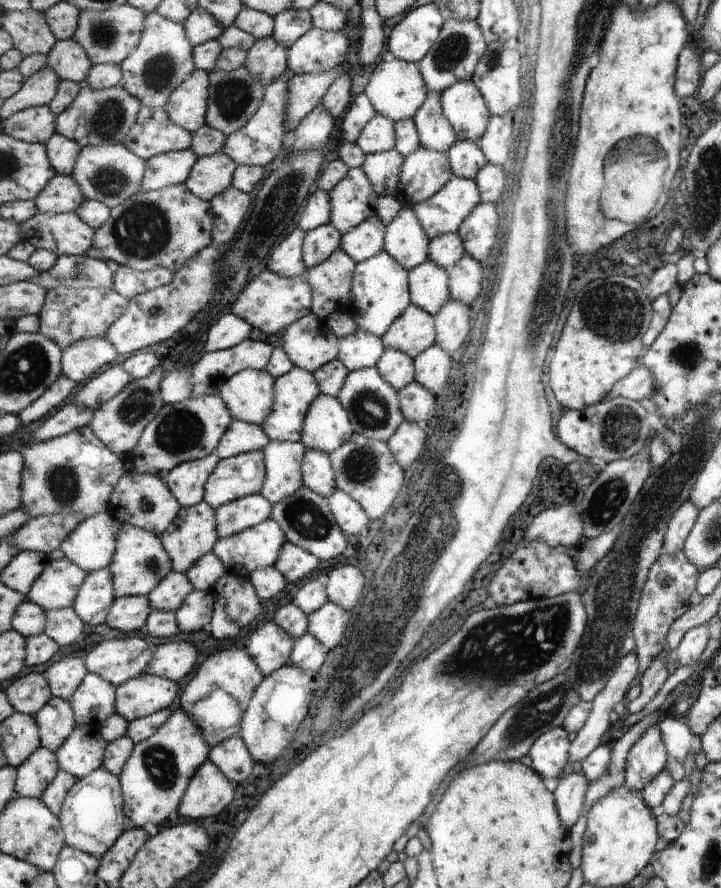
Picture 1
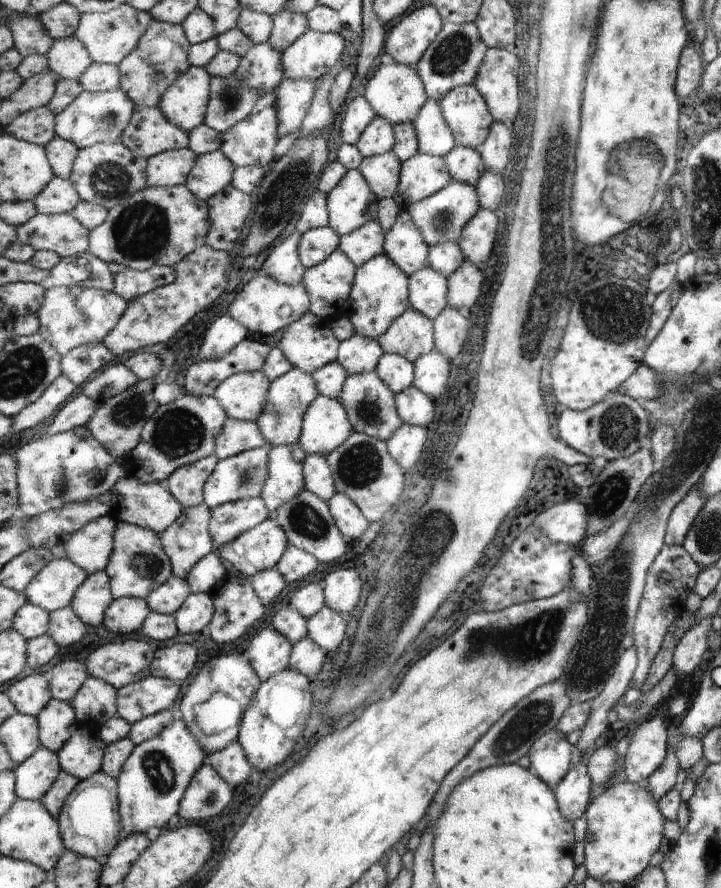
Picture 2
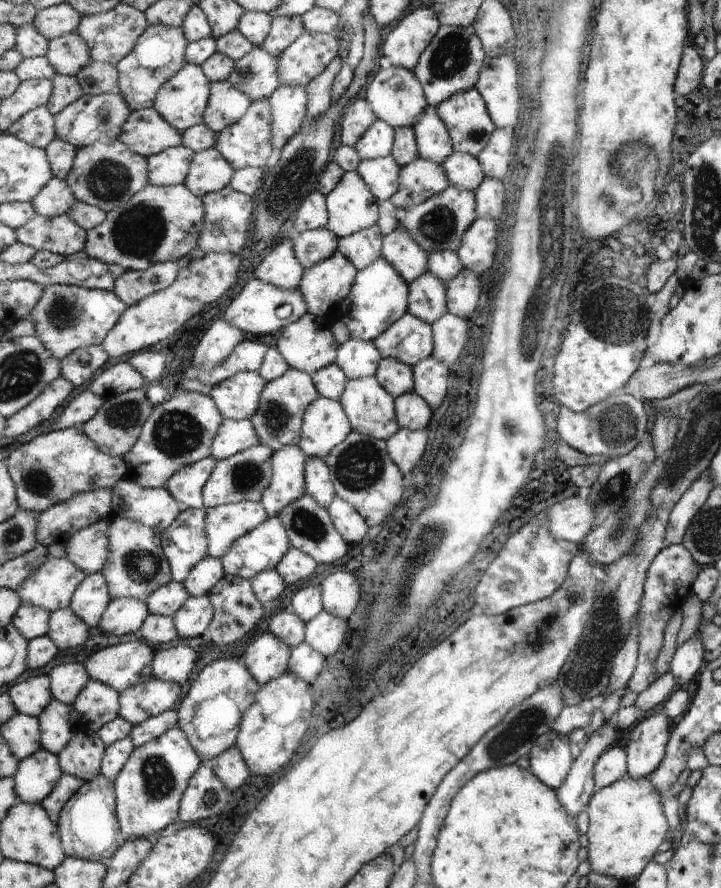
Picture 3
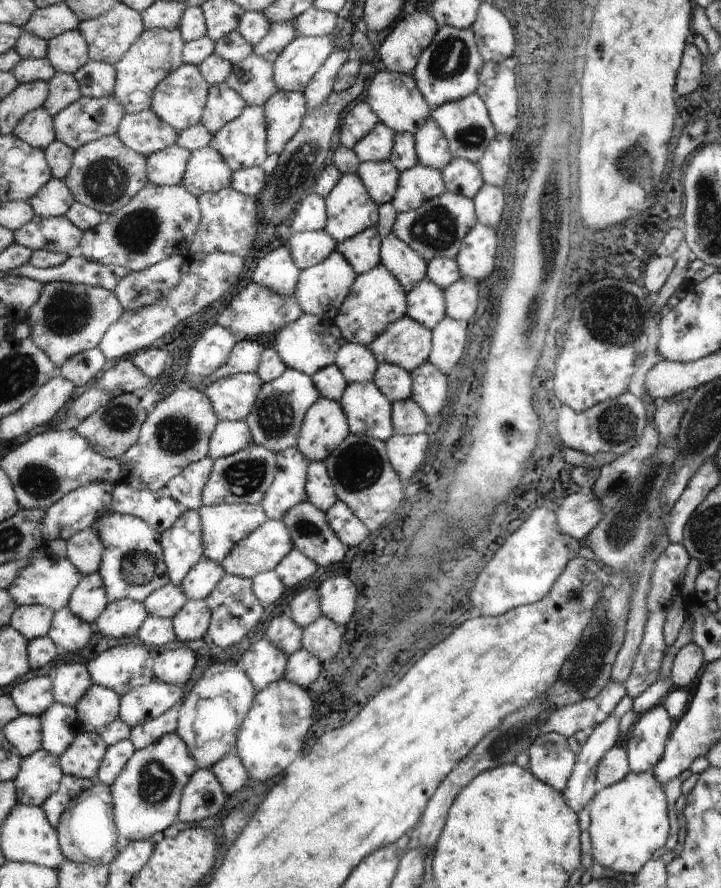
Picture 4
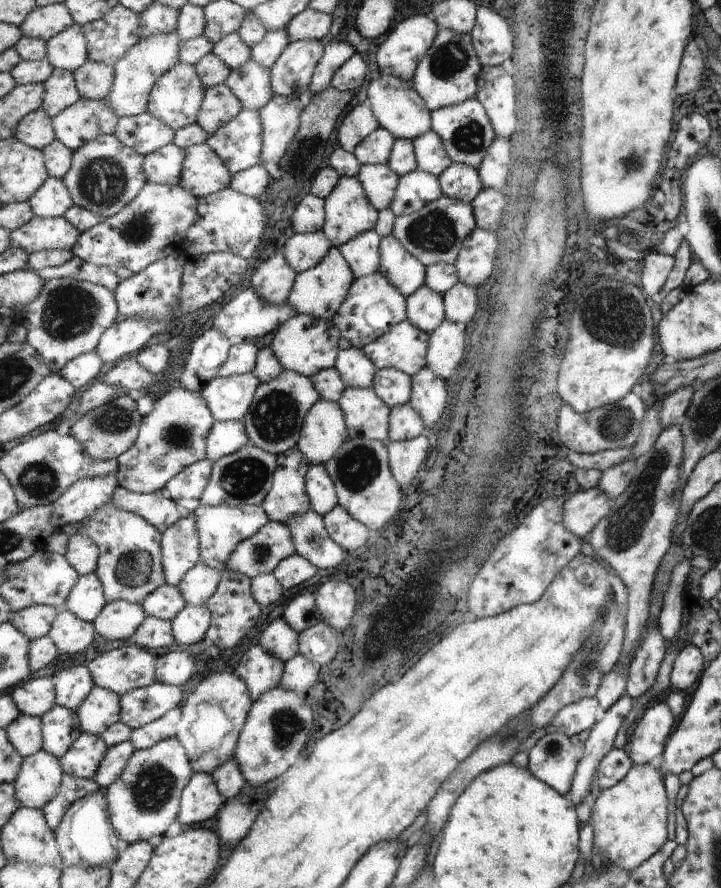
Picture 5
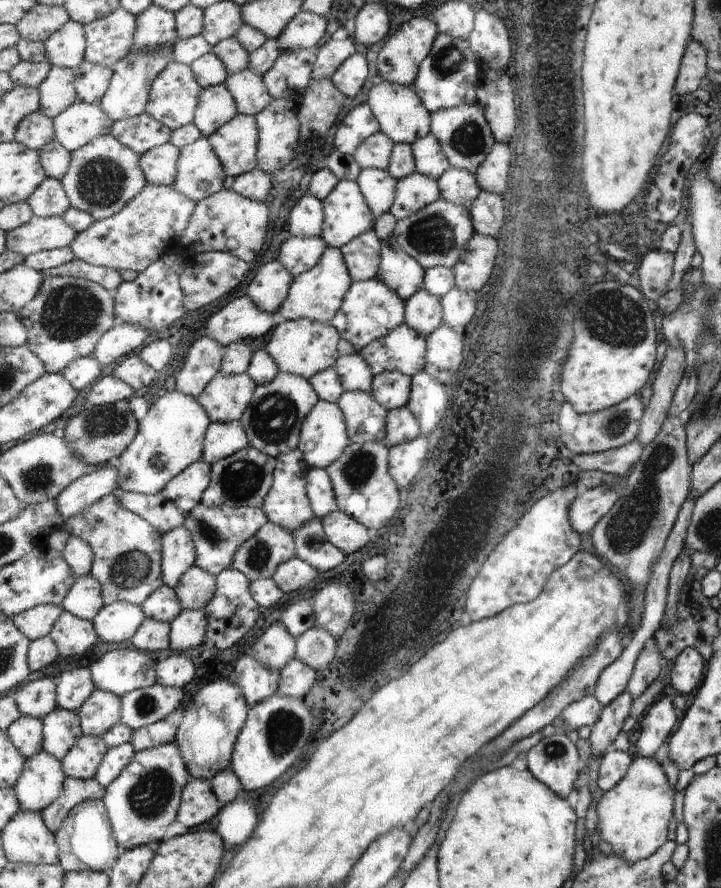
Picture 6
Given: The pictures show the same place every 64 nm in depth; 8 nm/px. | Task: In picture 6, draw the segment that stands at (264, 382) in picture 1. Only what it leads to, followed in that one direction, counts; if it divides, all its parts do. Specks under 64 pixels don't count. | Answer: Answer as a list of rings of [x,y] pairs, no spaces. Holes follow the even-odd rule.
[[[220,371],[207,391],[197,399],[204,405],[212,422],[241,421],[256,387],[256,381],[248,373],[232,375]]]

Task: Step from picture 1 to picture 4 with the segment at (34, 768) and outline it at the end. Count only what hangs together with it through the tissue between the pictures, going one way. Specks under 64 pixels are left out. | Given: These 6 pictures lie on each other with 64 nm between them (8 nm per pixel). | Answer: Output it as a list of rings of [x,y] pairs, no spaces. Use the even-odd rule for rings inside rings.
[[[46,749],[25,758],[23,771],[15,780],[20,803],[43,807],[52,796],[58,794],[64,775],[61,757],[54,756]]]

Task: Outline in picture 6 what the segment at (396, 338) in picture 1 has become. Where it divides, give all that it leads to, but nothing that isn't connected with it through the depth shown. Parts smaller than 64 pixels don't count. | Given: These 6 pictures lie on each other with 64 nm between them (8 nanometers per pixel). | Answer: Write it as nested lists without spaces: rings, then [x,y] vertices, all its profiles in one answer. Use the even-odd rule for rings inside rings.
[[[406,322],[382,339],[372,341],[359,352],[359,355],[371,365],[374,375],[398,371],[409,377],[423,370],[426,354],[426,337],[412,330]]]

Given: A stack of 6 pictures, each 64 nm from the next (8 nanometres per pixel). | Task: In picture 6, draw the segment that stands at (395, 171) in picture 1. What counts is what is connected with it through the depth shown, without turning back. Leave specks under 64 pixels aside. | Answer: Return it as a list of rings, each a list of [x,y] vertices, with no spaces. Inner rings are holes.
[[[360,169],[356,184],[359,184],[360,192],[363,192],[364,200],[367,200],[376,219],[391,210],[398,181],[387,170]]]

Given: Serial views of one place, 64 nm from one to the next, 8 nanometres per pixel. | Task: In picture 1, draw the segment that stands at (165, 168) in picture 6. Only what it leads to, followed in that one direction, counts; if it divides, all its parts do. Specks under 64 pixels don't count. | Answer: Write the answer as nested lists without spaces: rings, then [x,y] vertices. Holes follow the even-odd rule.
[[[193,150],[175,151],[156,156],[147,162],[143,191],[160,191],[187,184],[201,157]]]

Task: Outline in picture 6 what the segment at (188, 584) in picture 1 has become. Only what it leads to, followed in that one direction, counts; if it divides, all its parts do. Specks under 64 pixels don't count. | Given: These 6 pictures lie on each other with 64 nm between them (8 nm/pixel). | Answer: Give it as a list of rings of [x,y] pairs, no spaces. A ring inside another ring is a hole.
[[[166,583],[143,604],[143,607],[147,618],[169,623],[174,622],[184,611],[178,598],[178,590]]]

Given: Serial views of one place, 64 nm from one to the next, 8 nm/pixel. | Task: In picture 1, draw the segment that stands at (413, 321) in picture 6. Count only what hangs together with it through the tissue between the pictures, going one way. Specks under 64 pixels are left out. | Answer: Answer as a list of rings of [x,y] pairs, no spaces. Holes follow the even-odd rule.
[[[431,258],[410,271],[411,303],[433,317],[451,298],[450,276]]]

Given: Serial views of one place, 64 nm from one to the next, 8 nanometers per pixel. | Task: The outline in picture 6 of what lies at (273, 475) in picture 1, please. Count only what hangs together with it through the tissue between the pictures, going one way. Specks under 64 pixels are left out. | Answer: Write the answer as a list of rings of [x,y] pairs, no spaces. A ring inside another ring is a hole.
[[[299,448],[278,455],[275,459],[278,462],[275,464],[274,486],[271,487],[270,494],[267,495],[266,502],[262,503],[261,508],[267,513],[270,522],[294,534],[295,530],[302,528],[304,524],[308,524],[308,520],[315,517],[307,495],[307,474],[311,466],[304,460],[303,452],[300,452]]]

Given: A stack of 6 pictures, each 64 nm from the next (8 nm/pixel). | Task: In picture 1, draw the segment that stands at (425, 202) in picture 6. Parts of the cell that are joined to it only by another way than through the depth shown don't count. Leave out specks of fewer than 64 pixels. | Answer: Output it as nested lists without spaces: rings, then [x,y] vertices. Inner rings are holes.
[[[420,146],[406,158],[403,164],[402,177],[395,198],[403,207],[414,210],[419,203],[424,203],[434,196],[452,178],[453,174],[447,153],[434,152]]]

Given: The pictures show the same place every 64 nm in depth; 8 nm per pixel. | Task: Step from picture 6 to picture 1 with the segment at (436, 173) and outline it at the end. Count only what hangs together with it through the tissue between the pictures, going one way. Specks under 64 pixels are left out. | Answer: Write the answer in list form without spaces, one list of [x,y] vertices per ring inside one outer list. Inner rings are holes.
[[[427,92],[426,102],[413,116],[421,146],[434,152],[447,153],[457,141],[455,130],[443,112],[442,94]]]

